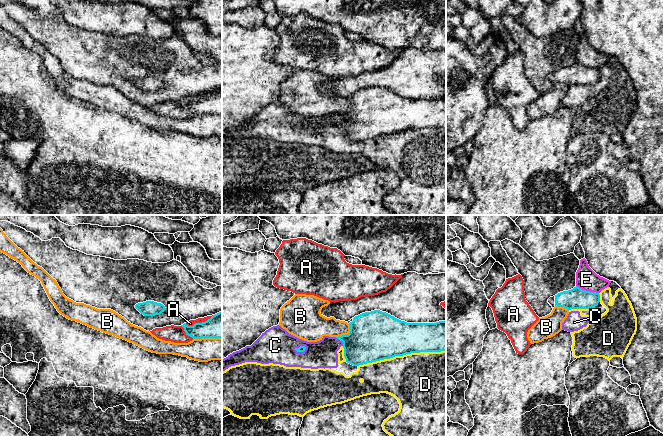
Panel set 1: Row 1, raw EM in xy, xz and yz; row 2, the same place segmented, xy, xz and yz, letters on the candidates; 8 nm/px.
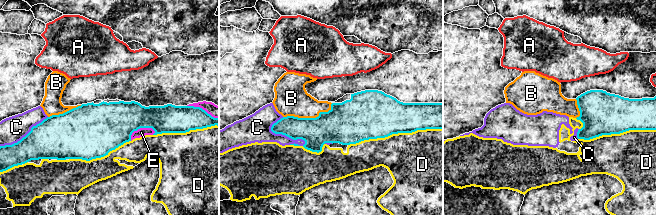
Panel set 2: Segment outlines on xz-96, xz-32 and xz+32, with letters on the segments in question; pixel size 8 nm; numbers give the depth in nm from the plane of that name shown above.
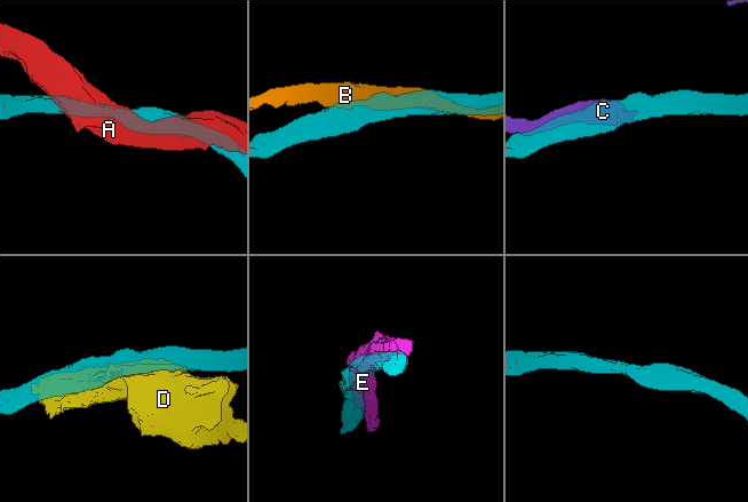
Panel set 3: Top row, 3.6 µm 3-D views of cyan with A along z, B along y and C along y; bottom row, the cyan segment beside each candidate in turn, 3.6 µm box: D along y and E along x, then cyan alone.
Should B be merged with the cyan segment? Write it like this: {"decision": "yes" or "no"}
{"decision": "no"}

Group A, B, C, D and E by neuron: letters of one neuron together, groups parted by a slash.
A / B / C D / E

